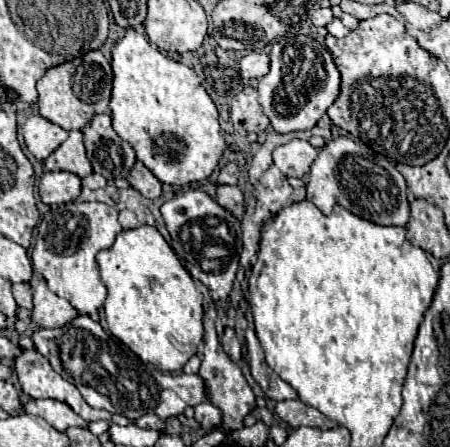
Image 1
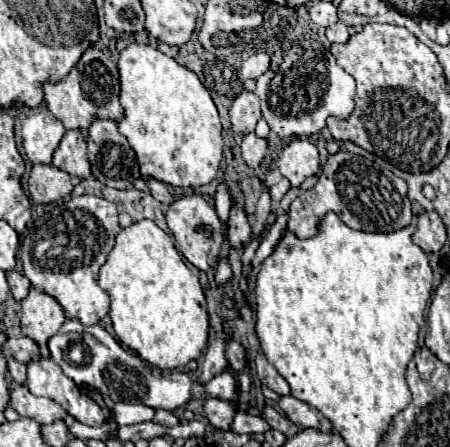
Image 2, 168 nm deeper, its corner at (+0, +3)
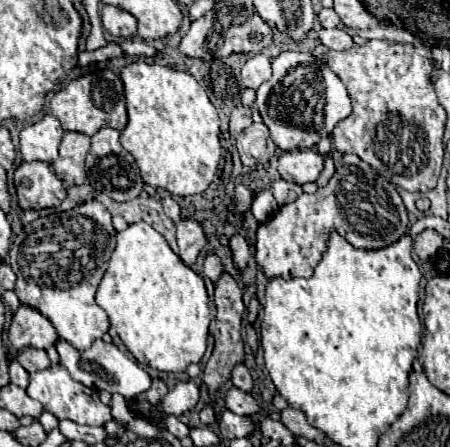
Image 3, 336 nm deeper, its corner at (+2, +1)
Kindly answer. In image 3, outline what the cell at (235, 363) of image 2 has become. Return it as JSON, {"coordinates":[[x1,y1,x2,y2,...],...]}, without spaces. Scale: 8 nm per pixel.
{"coordinates":[[239,363,237,367,233,367,233,371,231,371,231,383,233,383,237,389,251,391,251,387,253,387,253,379,251,379,249,369,247,369,243,363]]}

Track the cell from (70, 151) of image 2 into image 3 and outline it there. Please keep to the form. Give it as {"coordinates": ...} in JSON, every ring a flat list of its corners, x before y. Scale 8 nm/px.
{"coordinates":[[65,133,59,145,59,159,53,163,53,171,67,185,81,185,87,177,85,155,89,151,89,135]]}

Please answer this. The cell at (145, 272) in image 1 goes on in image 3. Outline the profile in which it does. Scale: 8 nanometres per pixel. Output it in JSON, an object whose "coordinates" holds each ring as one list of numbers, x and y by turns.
{"coordinates":[[145,221,117,233,117,247,95,299,107,311,123,345,141,365,179,373,205,355,211,321,205,283,173,253,167,239]]}

